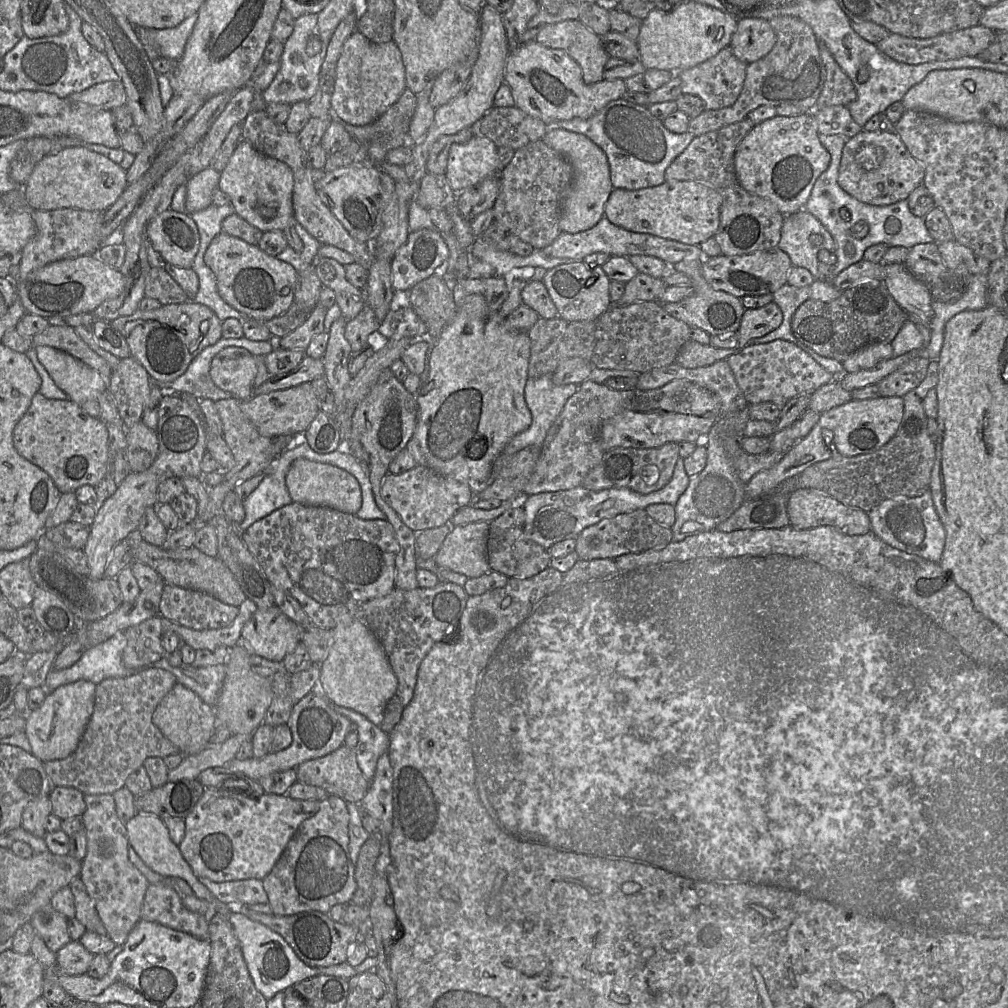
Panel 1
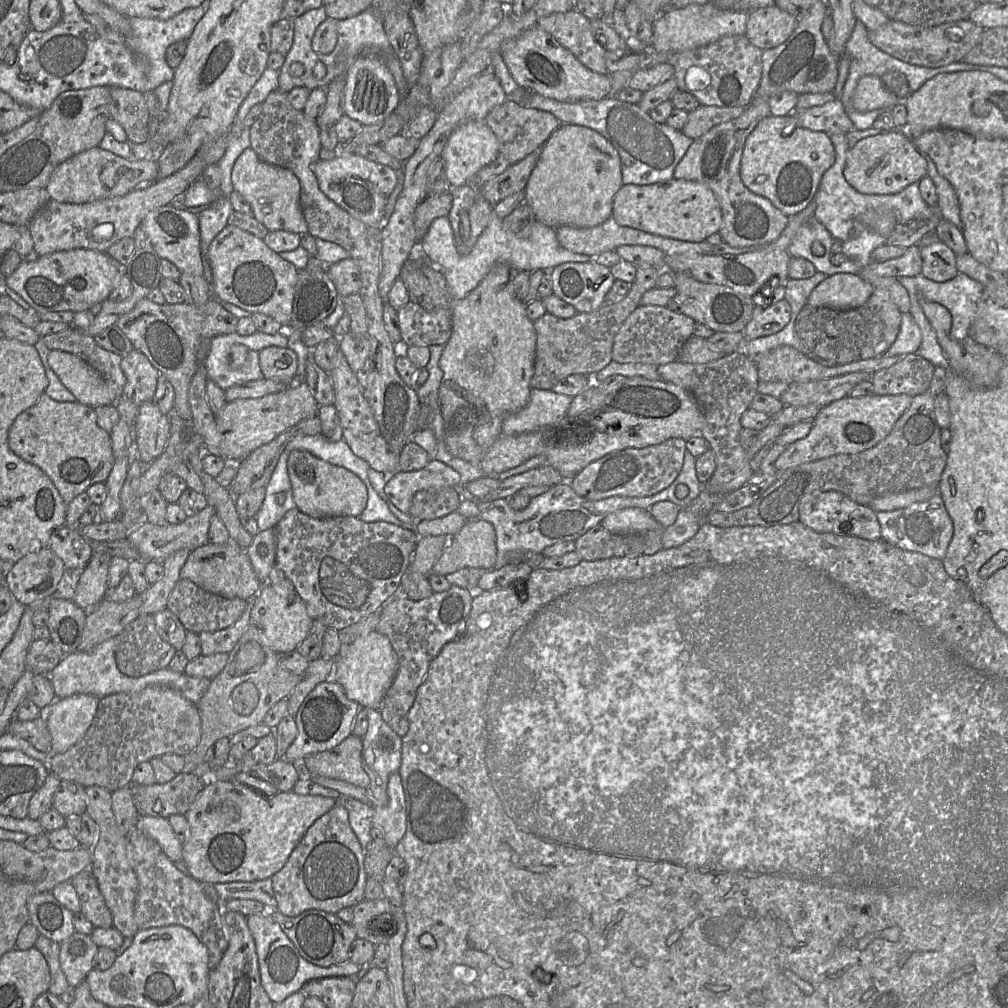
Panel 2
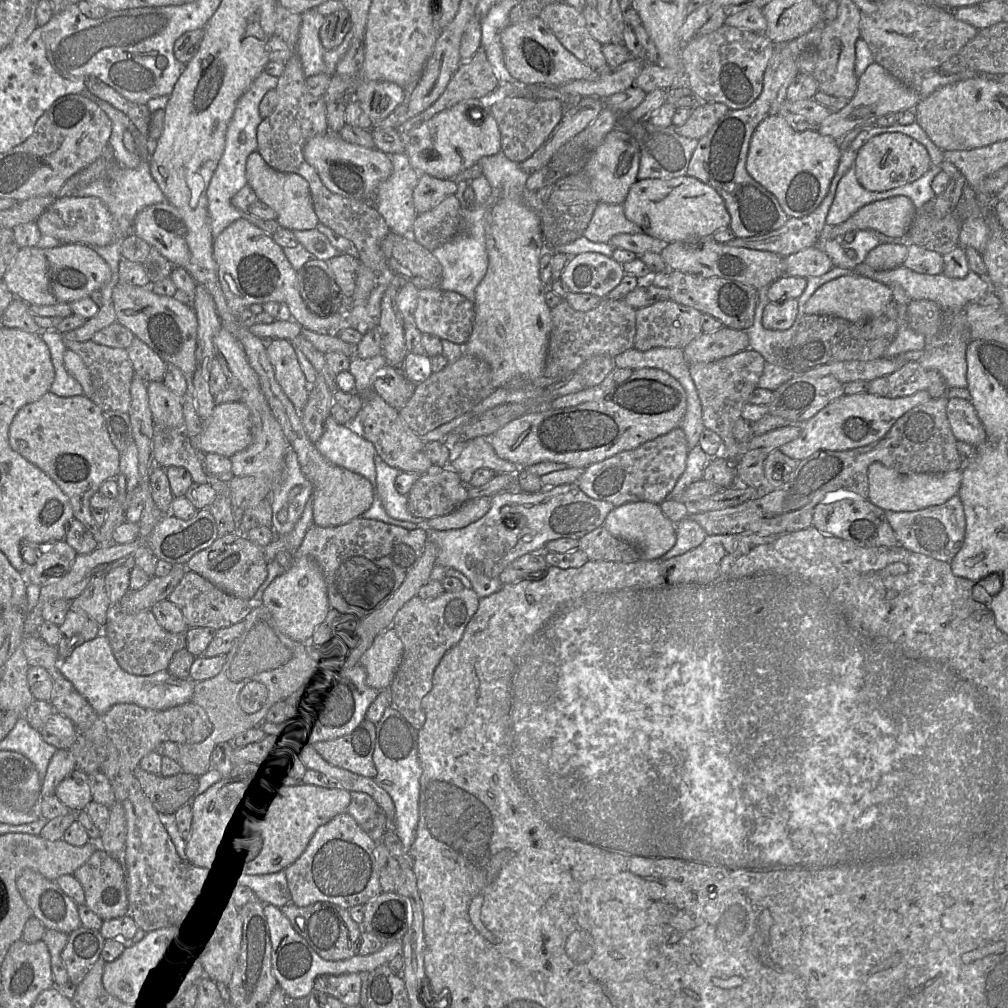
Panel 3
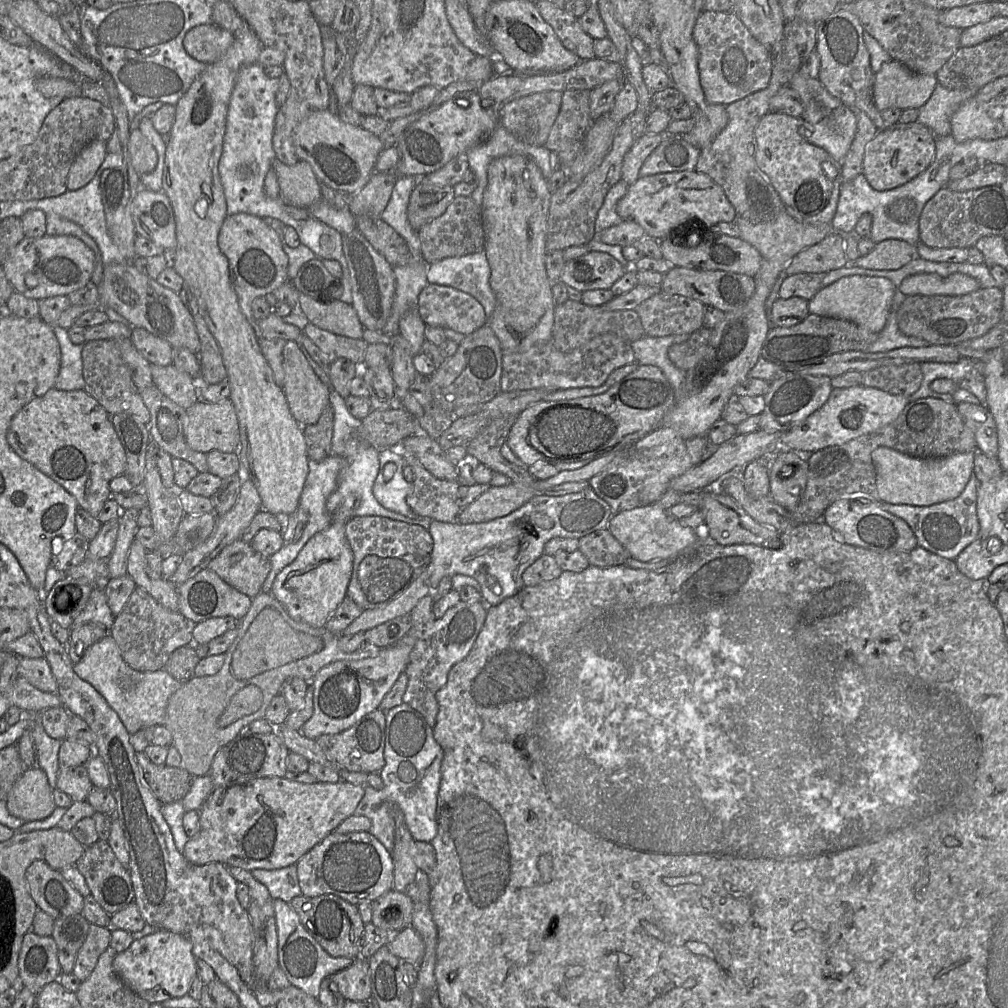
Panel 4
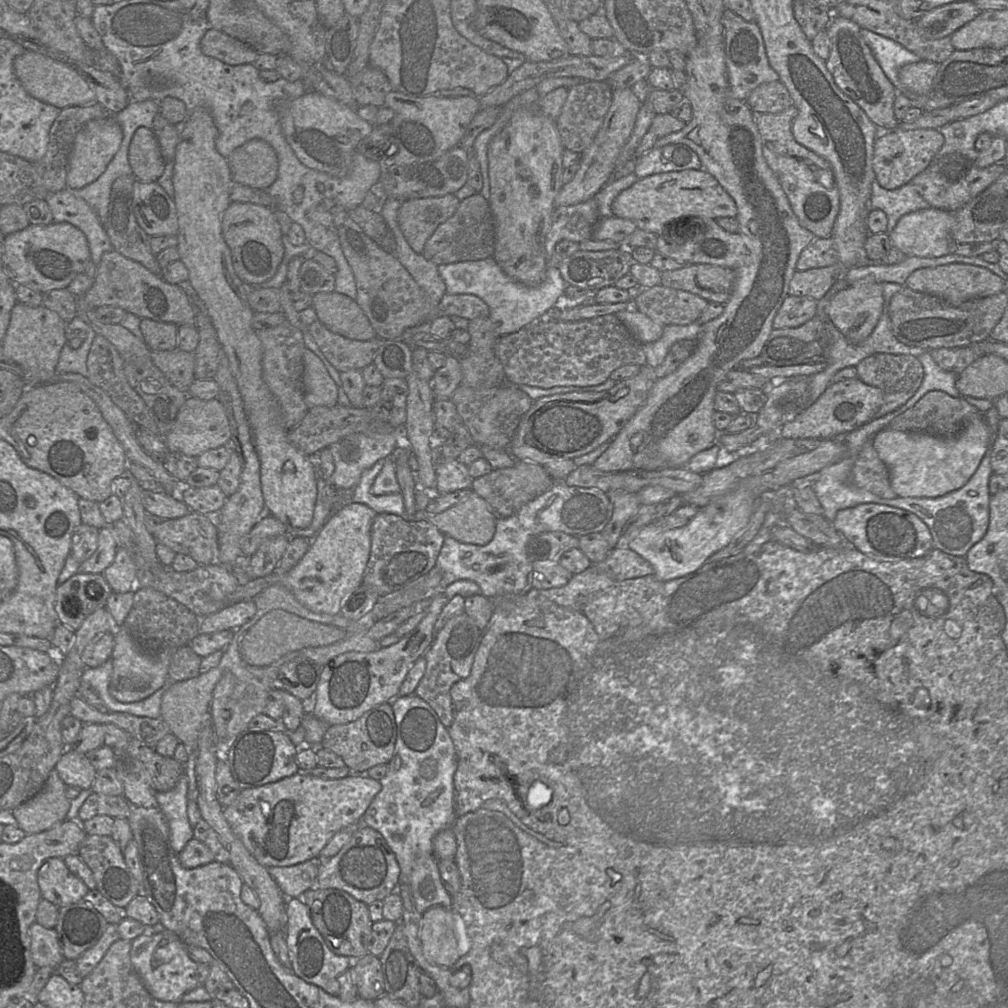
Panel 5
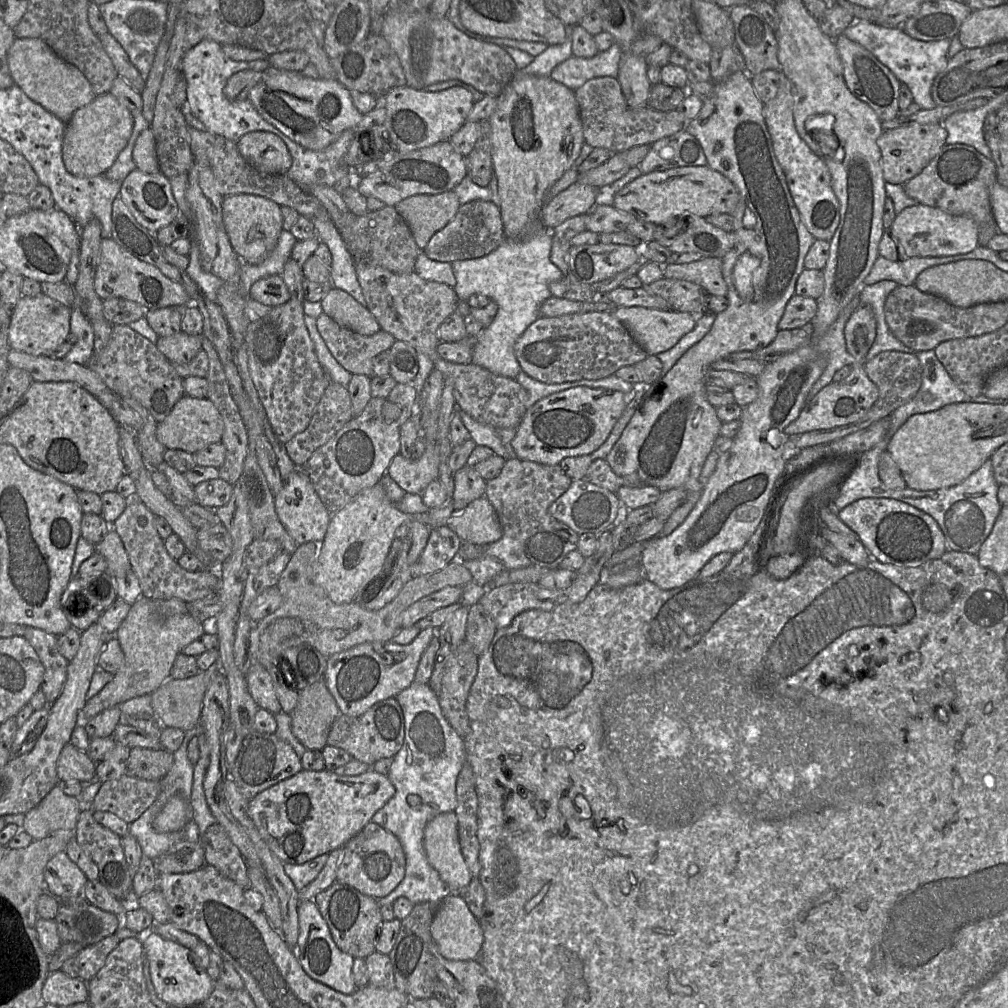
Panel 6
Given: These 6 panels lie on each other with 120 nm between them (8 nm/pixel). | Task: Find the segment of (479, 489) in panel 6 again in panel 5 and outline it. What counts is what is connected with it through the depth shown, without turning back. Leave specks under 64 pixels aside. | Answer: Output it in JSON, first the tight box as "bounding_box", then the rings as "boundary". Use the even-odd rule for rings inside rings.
{"bounding_box":[435,457,474,494],"boundary":[[[439,457],[435,471],[437,478],[436,494],[472,489],[474,479],[469,474],[468,466],[461,463],[458,459]]]}

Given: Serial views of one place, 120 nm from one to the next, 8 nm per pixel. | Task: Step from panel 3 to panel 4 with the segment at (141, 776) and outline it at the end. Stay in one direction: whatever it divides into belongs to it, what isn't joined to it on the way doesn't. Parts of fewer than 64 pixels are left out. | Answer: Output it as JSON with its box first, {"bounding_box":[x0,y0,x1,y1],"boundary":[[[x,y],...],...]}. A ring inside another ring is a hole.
{"bounding_box":[136,751,194,805],"boundary":[[[144,751],[136,753],[136,757],[145,780],[162,805],[181,801],[188,794],[194,776],[185,768],[156,765]]]}

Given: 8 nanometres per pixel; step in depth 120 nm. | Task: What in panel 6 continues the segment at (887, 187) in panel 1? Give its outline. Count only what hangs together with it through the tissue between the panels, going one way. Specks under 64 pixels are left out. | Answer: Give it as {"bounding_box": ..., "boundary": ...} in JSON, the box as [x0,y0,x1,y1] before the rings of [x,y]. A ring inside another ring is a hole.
{"bounding_box":[877,123,948,185],"boundary":[[[943,123],[912,124],[891,130],[884,130],[877,144],[881,151],[883,178],[886,183],[904,185],[936,157],[946,144],[948,132]]]}

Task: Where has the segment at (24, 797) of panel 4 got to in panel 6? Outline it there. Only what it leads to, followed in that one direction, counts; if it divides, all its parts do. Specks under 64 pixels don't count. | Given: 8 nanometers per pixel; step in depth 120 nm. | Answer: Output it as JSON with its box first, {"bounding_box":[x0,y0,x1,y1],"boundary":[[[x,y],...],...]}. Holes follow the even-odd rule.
{"bounding_box":[21,784,81,840],"boundary":[[[57,784],[42,801],[24,815],[21,827],[34,840],[43,839],[58,830],[75,830],[81,805],[76,796],[66,795]]]}

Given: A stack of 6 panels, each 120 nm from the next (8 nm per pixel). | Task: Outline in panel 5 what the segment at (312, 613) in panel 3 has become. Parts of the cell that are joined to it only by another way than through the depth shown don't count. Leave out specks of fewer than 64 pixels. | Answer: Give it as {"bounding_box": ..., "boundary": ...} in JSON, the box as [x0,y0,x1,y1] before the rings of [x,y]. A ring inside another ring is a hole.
{"bounding_box":[280,503,378,614],"boundary":[[[350,503],[332,514],[318,531],[304,557],[280,583],[316,613],[338,614],[345,599],[361,584],[371,550],[371,527],[378,513],[361,503]]]}

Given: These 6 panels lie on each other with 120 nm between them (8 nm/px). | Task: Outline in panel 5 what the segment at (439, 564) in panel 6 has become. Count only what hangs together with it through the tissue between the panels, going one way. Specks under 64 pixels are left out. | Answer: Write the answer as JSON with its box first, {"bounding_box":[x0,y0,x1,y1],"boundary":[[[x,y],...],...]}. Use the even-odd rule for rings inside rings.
{"bounding_box":[362,513,445,597],"boundary":[[[388,513],[375,516],[371,527],[371,550],[362,584],[373,589],[379,597],[406,588],[408,585],[428,574],[435,566],[445,534],[427,521],[406,521],[401,517]]]}

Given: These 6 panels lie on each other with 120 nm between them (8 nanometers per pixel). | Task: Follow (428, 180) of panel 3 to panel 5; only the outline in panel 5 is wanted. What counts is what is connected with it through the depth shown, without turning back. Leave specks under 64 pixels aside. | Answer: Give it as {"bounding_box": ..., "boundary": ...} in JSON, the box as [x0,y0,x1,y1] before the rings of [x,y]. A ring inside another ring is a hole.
{"bounding_box":[397,193,460,254],"boundary":[[[452,193],[437,197],[412,198],[402,202],[397,214],[398,223],[414,251],[422,254],[426,241],[440,224],[454,214],[459,202],[460,200]]]}

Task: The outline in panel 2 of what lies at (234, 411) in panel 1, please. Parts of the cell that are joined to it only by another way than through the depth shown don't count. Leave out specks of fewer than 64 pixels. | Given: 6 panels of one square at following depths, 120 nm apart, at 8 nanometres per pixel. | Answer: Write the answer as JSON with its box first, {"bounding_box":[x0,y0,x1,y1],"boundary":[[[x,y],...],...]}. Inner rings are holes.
{"bounding_box":[127,504,216,562],"boundary":[[[208,504],[197,514],[187,517],[180,524],[155,525],[145,522],[135,530],[132,530],[127,539],[138,549],[143,560],[162,562],[177,551],[186,549],[194,550],[208,543],[208,531],[210,521],[216,515],[214,506]]]}

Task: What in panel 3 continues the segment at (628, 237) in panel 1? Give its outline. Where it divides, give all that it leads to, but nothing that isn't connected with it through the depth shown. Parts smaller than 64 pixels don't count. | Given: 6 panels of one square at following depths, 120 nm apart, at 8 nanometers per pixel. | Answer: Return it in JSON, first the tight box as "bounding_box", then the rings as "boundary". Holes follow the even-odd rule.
{"bounding_box":[583,202,644,243],"boundary":[[[599,202],[583,237],[594,243],[608,243],[614,235],[620,233],[644,232],[639,226],[625,218],[623,205]]]}

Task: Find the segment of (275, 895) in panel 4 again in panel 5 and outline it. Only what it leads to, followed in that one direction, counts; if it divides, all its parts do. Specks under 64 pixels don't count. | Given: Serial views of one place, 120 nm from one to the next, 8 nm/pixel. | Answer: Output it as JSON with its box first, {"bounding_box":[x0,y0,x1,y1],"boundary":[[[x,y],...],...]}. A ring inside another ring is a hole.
{"bounding_box":[266,857,321,899],"boundary":[[[317,857],[292,866],[266,868],[284,897],[292,899],[297,898],[312,887],[316,887],[316,877],[320,865],[321,859]]]}

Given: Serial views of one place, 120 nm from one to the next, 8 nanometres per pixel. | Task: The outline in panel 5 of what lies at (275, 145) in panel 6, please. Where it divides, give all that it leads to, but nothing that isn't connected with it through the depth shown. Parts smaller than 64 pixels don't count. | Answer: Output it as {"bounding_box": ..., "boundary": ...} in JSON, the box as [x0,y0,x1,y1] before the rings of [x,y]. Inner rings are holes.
{"bounding_box":[228,138,277,189],"boundary":[[[258,138],[235,148],[228,162],[232,180],[242,185],[266,189],[277,178],[277,154],[270,144]]]}

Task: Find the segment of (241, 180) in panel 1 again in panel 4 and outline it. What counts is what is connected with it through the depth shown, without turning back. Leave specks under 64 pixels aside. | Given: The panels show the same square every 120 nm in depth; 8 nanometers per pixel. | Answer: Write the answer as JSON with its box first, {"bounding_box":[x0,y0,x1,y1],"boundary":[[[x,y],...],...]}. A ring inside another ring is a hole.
{"bounding_box":[272,159,322,208],"boundary":[[[275,159],[272,169],[277,175],[279,197],[285,204],[308,208],[322,198],[319,182],[308,163],[287,165]]]}

